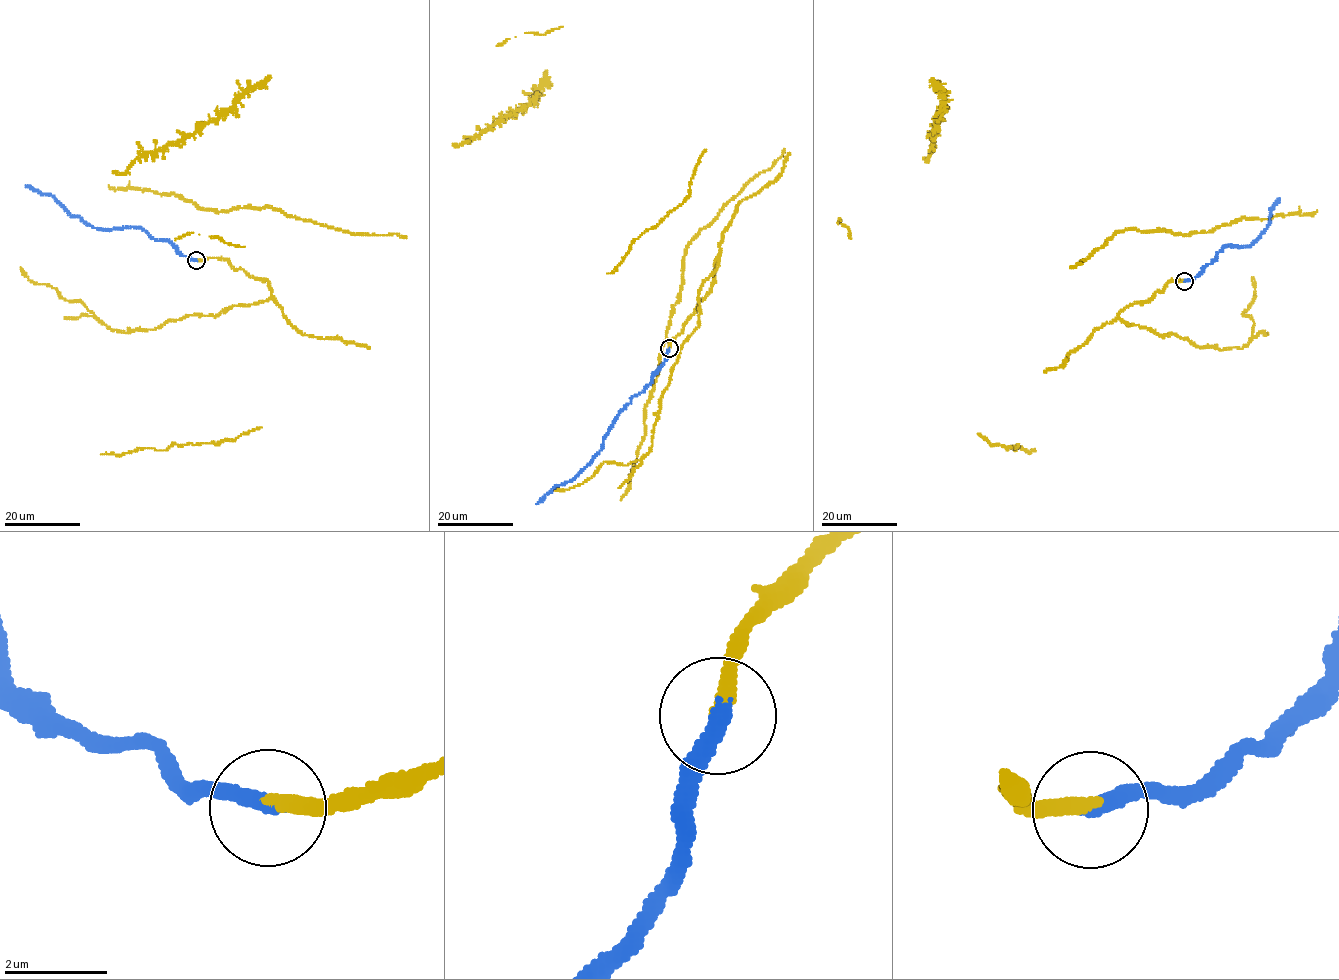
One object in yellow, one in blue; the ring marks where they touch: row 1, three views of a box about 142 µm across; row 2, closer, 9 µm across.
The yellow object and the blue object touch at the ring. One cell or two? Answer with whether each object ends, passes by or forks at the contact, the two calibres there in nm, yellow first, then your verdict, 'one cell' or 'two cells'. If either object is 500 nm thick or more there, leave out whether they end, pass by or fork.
yellow ends; blue ends; calibres 320 and 320 nm; one cell

